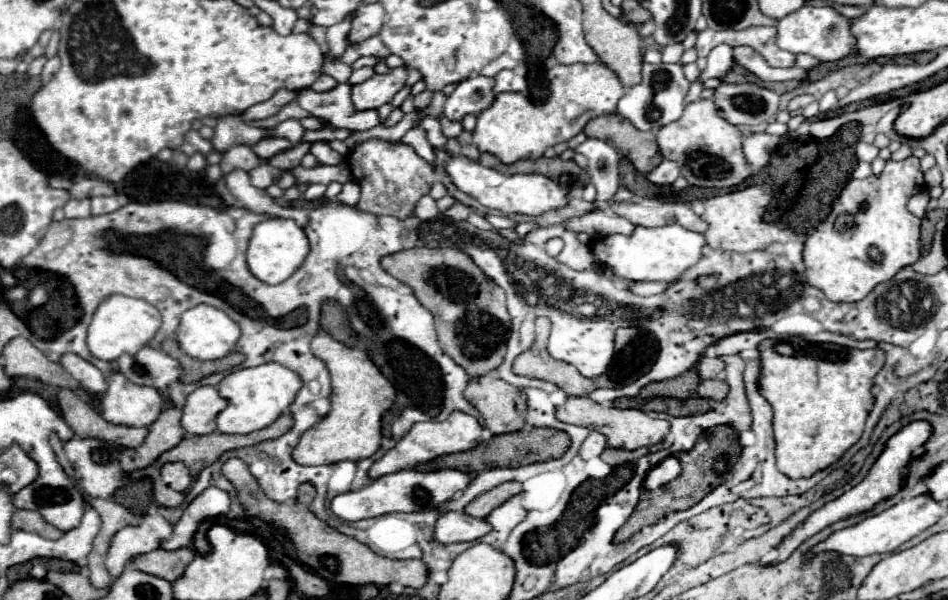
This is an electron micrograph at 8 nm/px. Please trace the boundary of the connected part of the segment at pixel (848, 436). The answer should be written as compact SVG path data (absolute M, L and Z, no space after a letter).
M801 337L789 341L765 339L759 345L761 353L761 393L773 407L773 431L775 431L775 455L777 469L791 477L811 477L817 471L827 469L843 457L843 453L859 441L865 421L873 409L875 397L871 393L871 381L875 373L885 365L885 353L881 349L849 349L833 343L815 345Z

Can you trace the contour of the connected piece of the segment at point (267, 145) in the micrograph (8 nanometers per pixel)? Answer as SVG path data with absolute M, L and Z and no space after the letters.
M263 137L261 141L257 141L251 149L261 157L261 159L269 159L269 157L273 157L275 153L279 153L279 151L285 151L285 149L289 149L289 147L293 147L287 139L279 139L279 137Z

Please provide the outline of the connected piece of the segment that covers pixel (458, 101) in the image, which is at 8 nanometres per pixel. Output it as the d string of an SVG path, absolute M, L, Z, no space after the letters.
M483 75L467 79L467 83L461 81L457 89L447 97L445 117L449 121L463 121L465 115L479 115L481 111L489 109L495 101L493 85L495 79Z

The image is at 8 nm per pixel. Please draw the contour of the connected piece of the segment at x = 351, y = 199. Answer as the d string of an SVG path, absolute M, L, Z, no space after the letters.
M347 181L343 183L341 193L337 195L337 201L345 203L345 205L355 205L359 201L359 185L355 181Z

